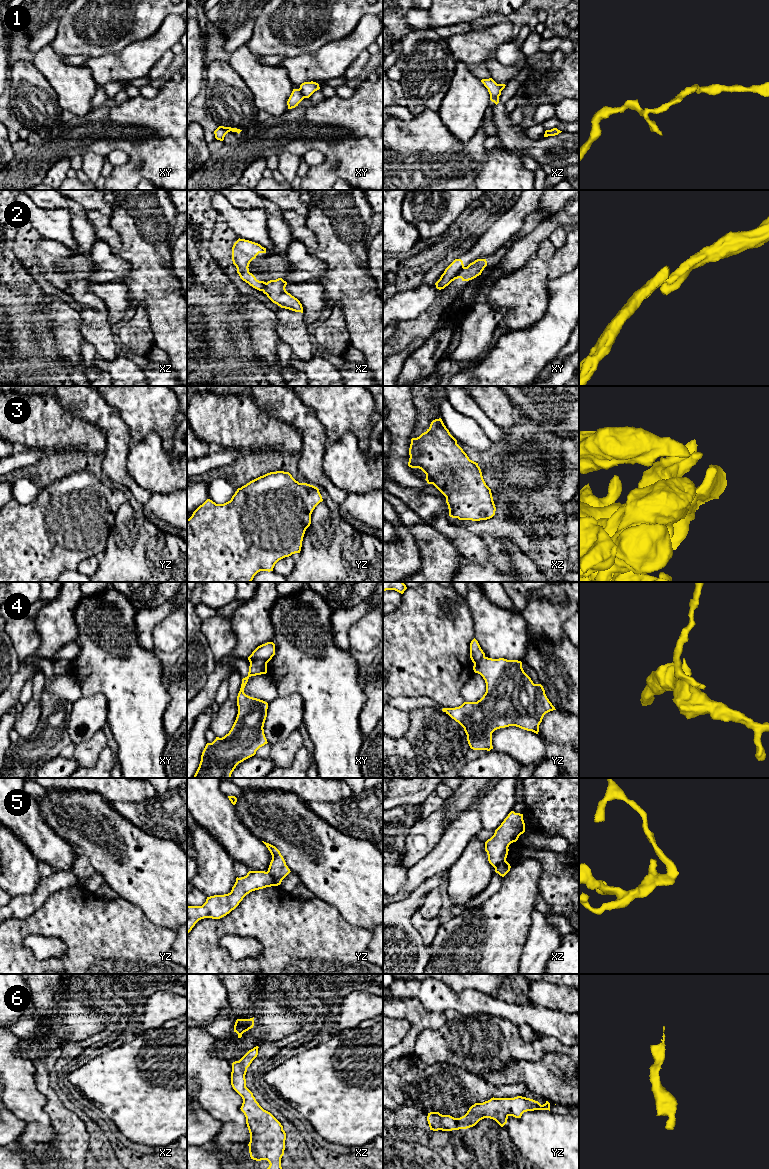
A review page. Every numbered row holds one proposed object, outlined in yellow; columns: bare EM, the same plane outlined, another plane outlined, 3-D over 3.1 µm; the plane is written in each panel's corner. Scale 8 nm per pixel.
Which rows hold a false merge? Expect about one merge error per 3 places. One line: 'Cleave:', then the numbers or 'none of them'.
Cleave: 1, 2, 4, 5

